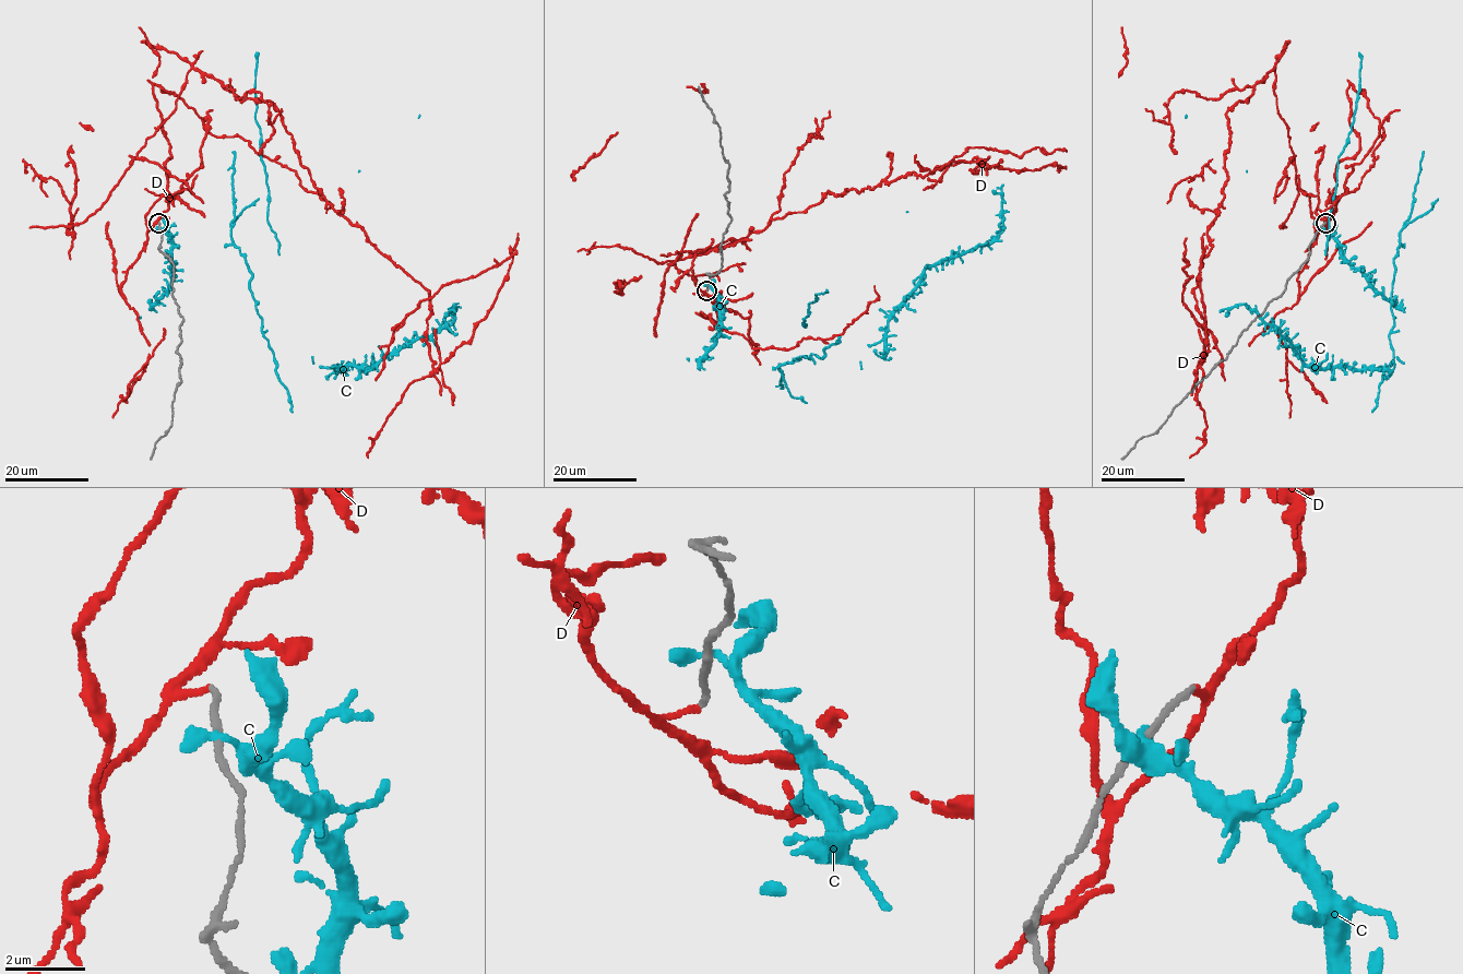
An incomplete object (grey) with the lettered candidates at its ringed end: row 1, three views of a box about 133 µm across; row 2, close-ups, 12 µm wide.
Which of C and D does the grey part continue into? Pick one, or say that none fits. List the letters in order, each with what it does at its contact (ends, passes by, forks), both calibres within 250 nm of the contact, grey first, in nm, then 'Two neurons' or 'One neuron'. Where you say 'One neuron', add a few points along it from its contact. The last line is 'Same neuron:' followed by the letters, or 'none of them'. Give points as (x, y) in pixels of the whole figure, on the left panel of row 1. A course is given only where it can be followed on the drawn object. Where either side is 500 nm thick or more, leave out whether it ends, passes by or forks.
C: It ends there. Thickness 170 nm (grey) against 400 nm. Two neurons
D: It passes by. Thickness 160 nm (grey) against 100 nm. Two neurons
Same neuron: none of them

